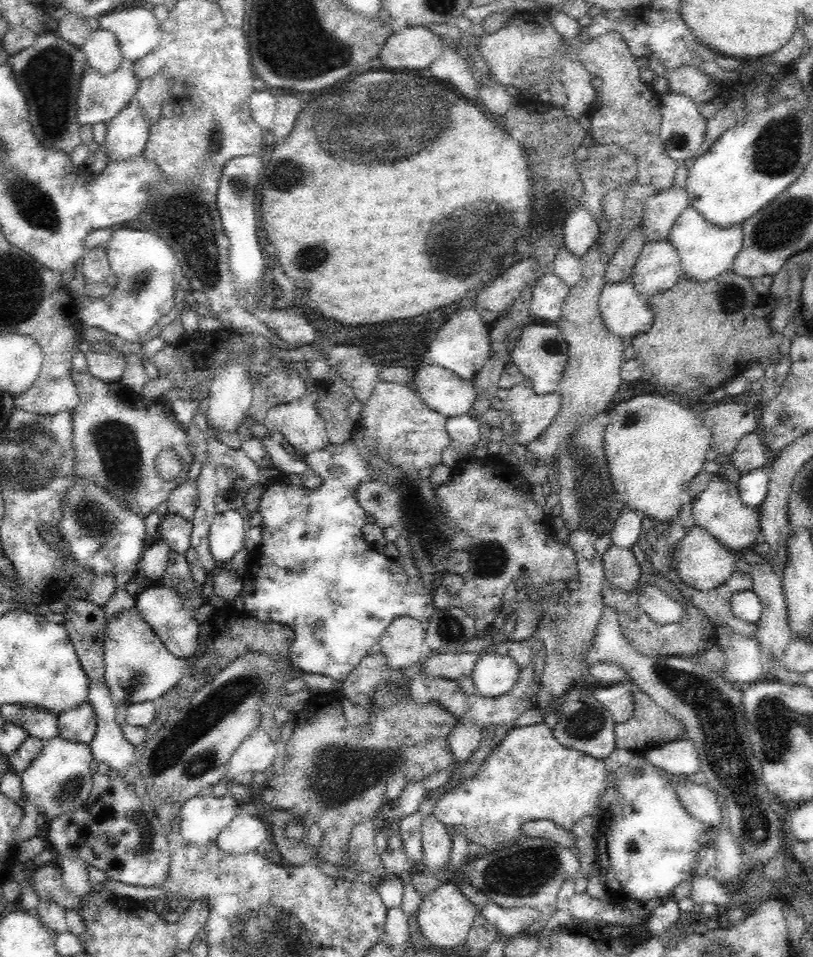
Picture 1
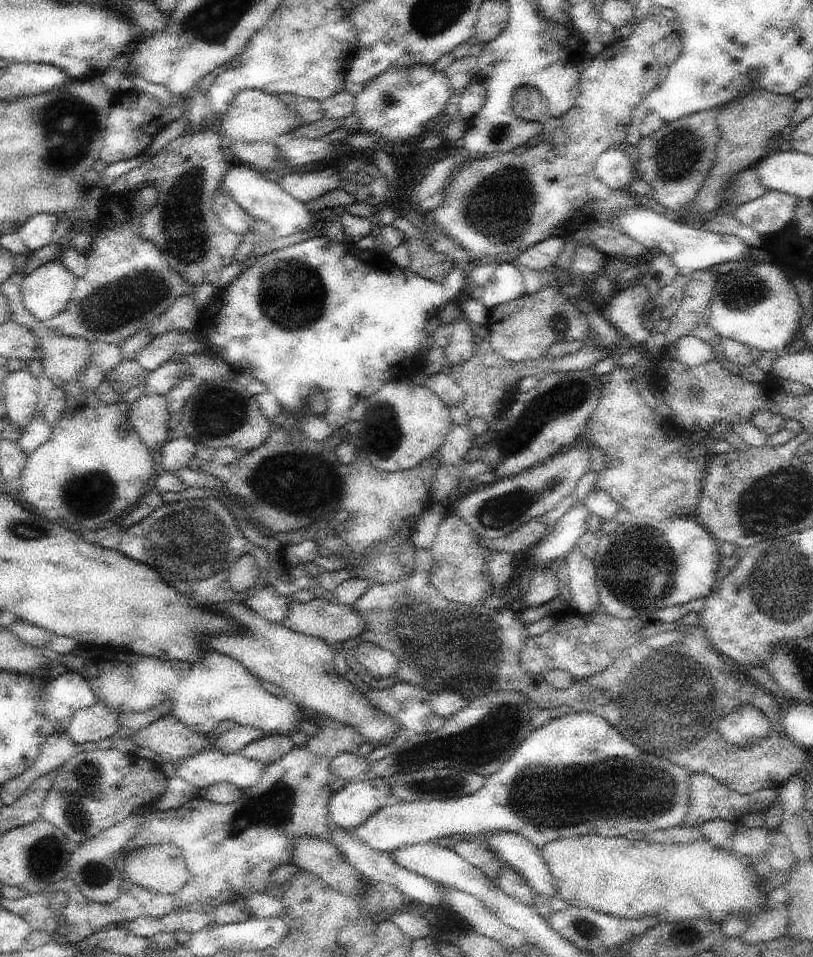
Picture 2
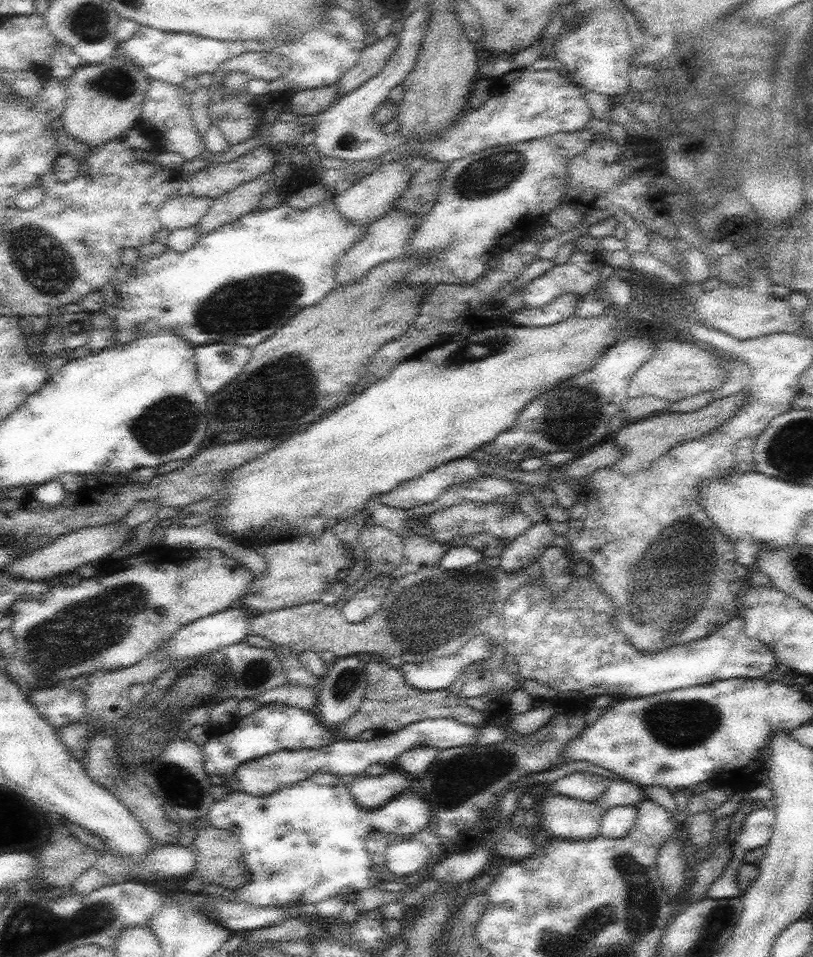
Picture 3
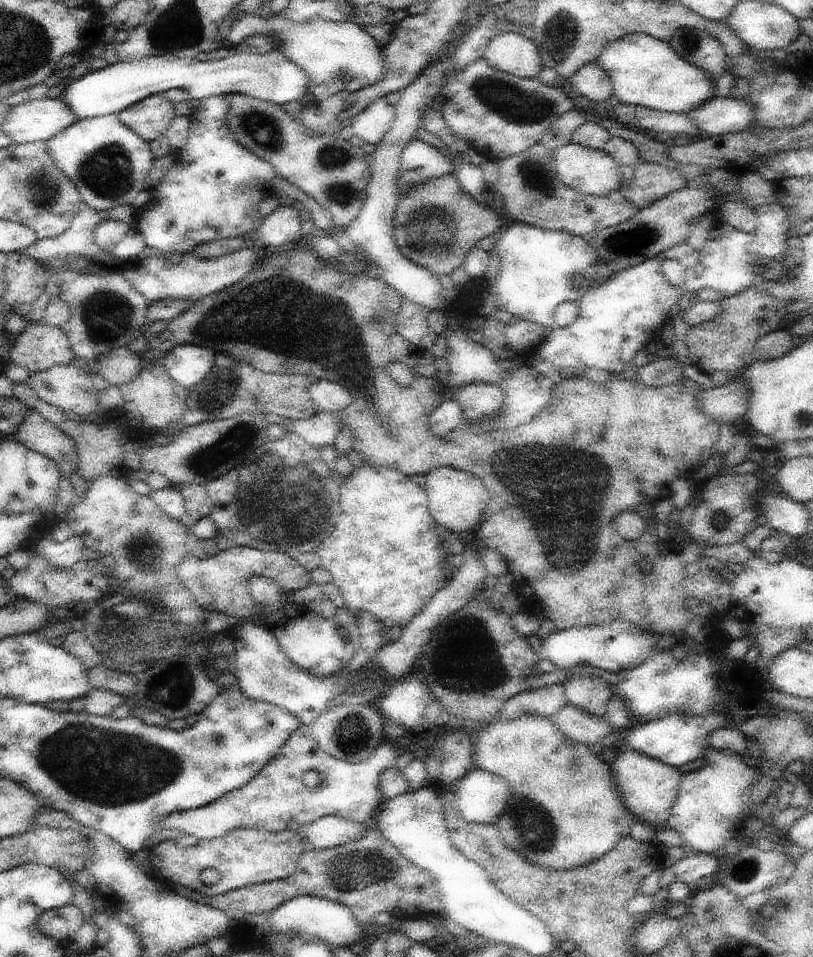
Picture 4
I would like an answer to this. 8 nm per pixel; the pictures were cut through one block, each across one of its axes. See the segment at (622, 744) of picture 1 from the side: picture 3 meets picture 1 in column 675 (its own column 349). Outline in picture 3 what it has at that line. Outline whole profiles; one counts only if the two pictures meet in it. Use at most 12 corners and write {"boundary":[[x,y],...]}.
{"boundary":[[365,660],[365,700],[336,729],[393,734],[454,718],[478,728],[489,714],[449,688],[423,692],[400,667]]}

